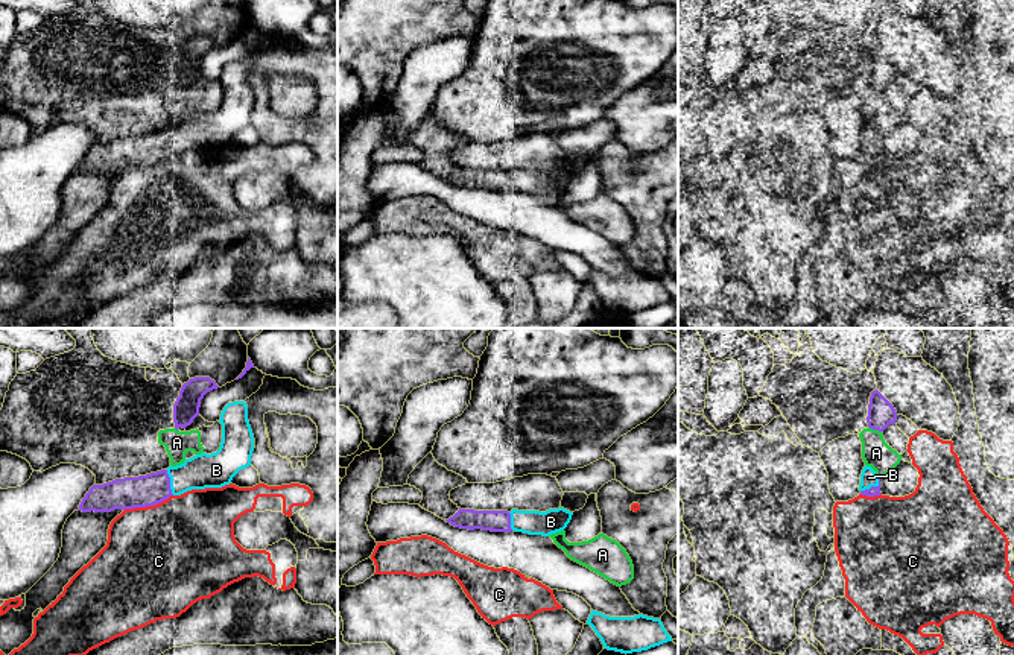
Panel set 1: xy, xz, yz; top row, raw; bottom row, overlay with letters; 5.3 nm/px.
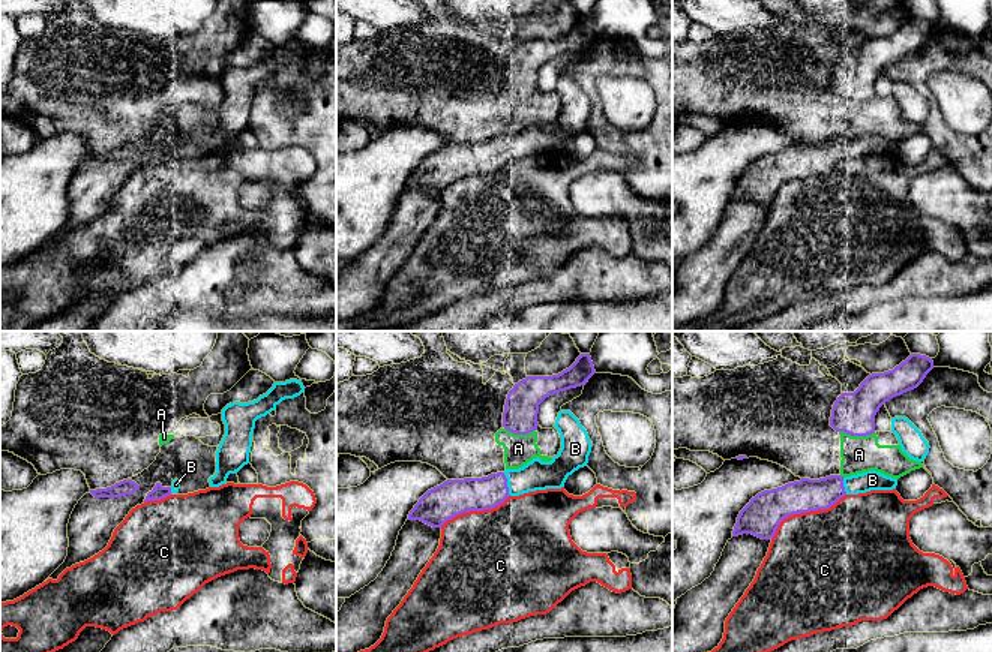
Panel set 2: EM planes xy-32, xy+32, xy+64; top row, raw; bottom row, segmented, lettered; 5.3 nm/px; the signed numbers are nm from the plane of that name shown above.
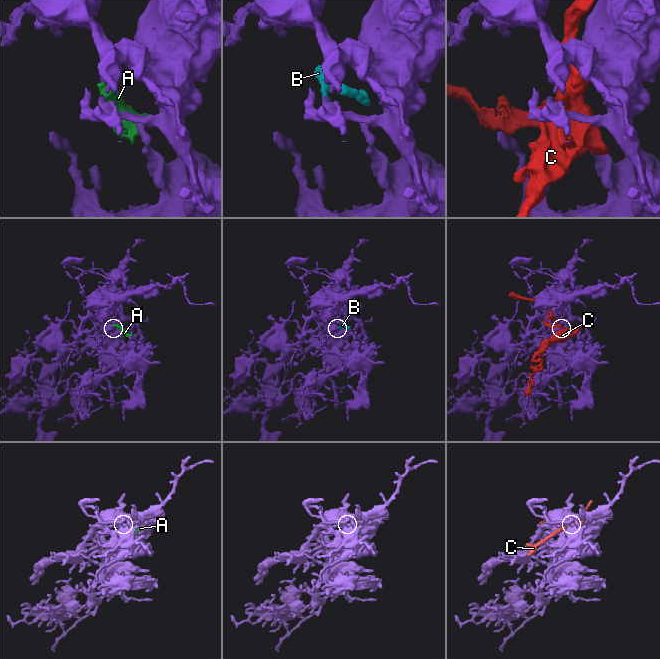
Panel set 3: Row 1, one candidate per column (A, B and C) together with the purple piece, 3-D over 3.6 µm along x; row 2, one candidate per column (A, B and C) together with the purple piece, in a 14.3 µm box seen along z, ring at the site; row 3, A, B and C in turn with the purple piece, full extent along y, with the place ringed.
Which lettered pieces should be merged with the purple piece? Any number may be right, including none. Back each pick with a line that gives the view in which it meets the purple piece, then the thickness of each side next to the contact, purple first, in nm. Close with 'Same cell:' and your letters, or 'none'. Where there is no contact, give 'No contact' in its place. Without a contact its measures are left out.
B: Touches purple in yz. Thickness 50 nm (purple) against 90 nm
Same cell: B

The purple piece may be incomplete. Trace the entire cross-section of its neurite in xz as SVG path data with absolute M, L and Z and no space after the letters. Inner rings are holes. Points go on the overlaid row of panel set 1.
M558 508L546 512L540 511L474 511L461 509L445 520L455 527L461 529L482 529L491 532L523 532L529 535L549 536L567 527L573 512Z

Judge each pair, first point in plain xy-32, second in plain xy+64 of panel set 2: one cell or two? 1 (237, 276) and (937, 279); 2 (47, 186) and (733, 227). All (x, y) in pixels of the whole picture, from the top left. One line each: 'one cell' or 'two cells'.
1: one cell
2: two cells

